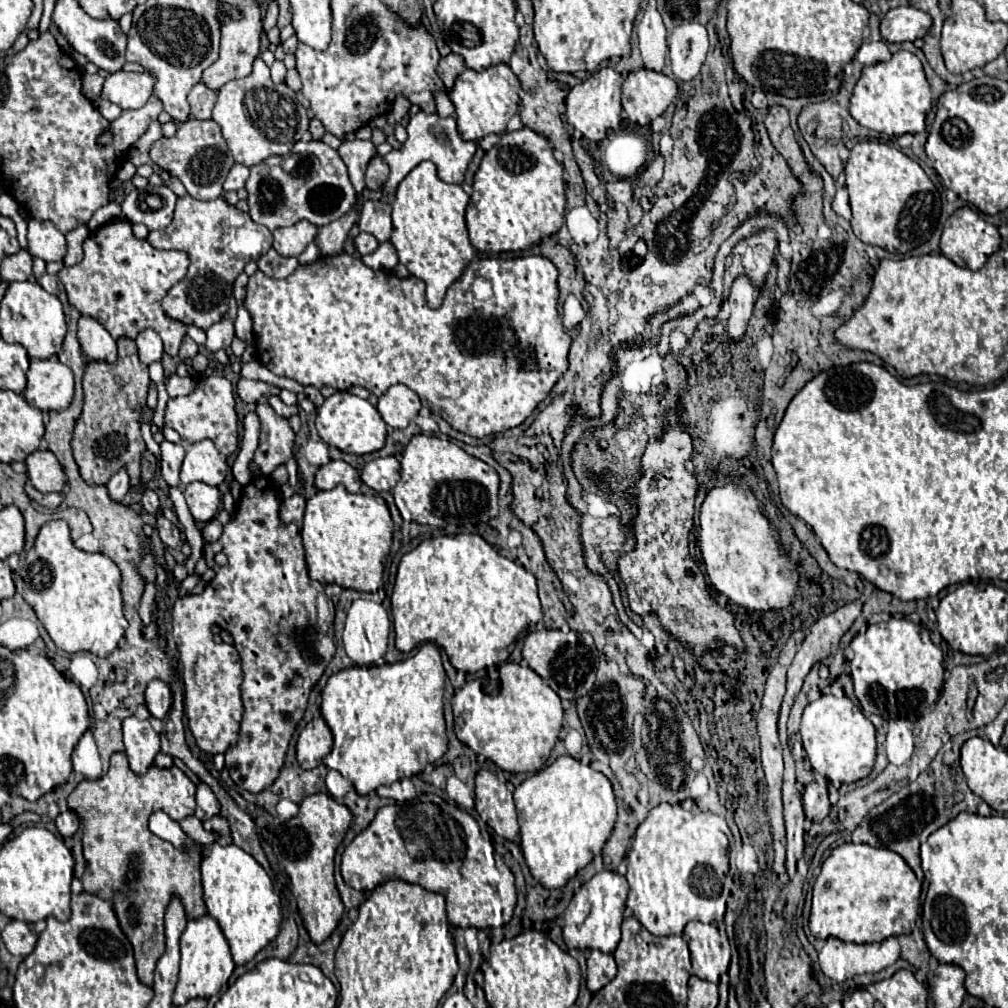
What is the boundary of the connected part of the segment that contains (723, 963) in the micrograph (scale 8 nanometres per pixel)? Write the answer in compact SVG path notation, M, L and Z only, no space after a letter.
M689 922L685 926L683 938L687 940L691 950L695 976L709 980L717 986L723 974L727 973L729 976L729 964L733 968L731 946L727 935L720 932L715 924Z

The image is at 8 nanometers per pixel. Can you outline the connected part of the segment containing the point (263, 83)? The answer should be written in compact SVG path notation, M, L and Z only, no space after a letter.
M261 58L253 62L253 72L249 76L231 80L219 90L213 120L221 126L235 162L243 166L255 166L269 156L283 156L291 152L291 146L309 128L307 112L297 102L295 92L289 90L287 84L273 84L269 66Z

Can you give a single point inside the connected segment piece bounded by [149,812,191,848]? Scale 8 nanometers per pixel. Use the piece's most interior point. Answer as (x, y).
(160, 824)

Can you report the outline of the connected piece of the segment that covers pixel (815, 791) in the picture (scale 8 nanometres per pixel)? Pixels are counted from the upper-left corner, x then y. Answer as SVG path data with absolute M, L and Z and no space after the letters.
M815 780L811 784L807 784L805 792L803 792L803 808L811 822L821 822L831 810L831 804L827 798L827 786L823 786Z

